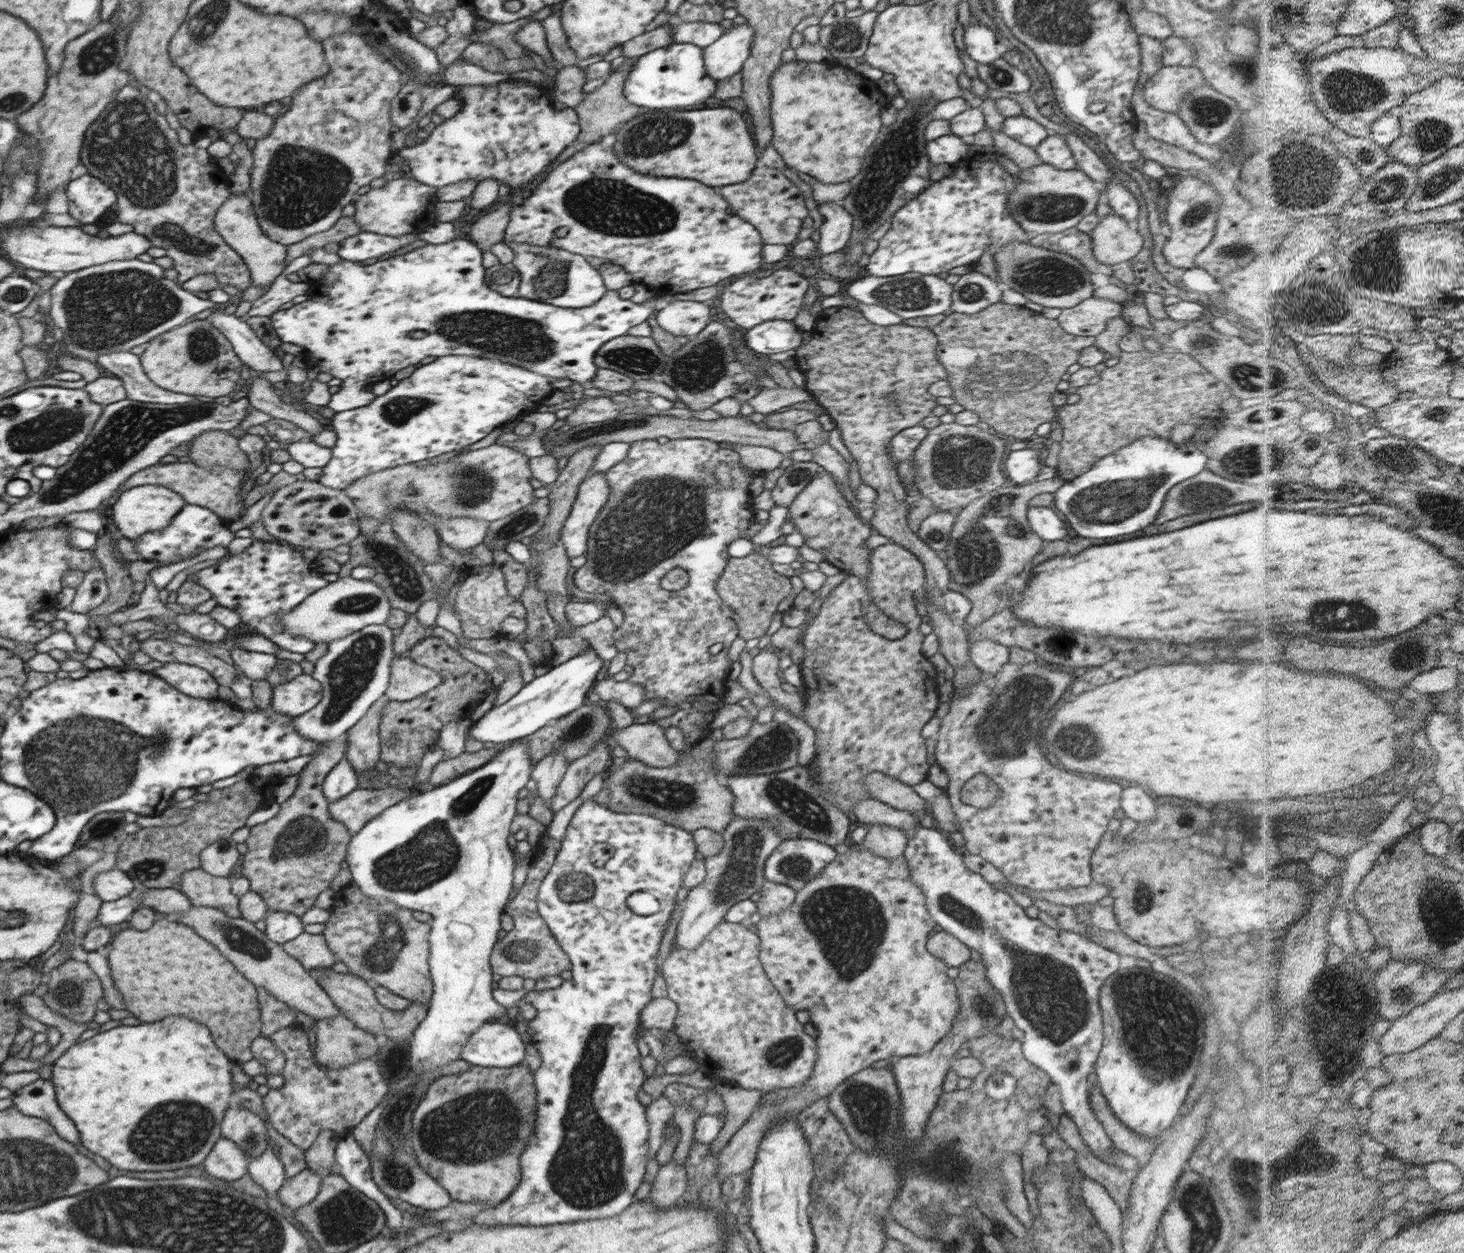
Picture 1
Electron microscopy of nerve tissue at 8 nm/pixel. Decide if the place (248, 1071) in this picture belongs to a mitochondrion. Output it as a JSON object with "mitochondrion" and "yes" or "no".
{"mitochondrion":"no"}

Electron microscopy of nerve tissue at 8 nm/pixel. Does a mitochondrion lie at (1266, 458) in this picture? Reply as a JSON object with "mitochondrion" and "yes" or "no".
{"mitochondrion":"yes"}

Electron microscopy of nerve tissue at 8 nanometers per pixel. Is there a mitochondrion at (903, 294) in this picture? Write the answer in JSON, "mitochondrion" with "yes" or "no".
{"mitochondrion":"yes"}

